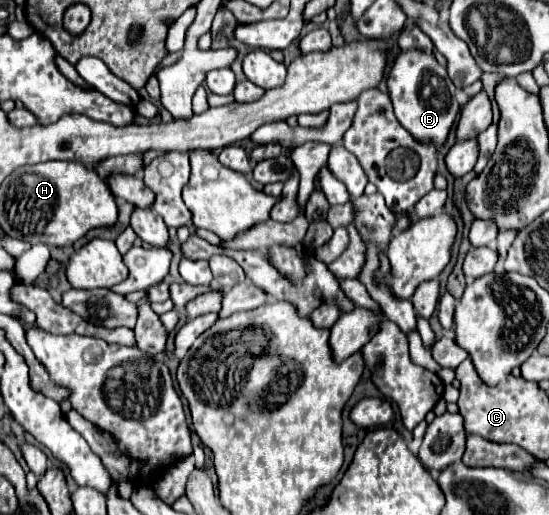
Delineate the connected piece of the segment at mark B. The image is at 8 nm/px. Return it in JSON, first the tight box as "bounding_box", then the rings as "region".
{"bounding_box":[387,52,461,152],"region":[[[399,52],[393,60],[393,68],[387,76],[389,94],[393,100],[395,116],[401,120],[401,126],[411,132],[411,136],[419,142],[431,142],[437,152],[445,146],[449,130],[459,118],[461,106],[457,100],[459,90],[449,80],[449,74],[435,60],[431,52]]]}

